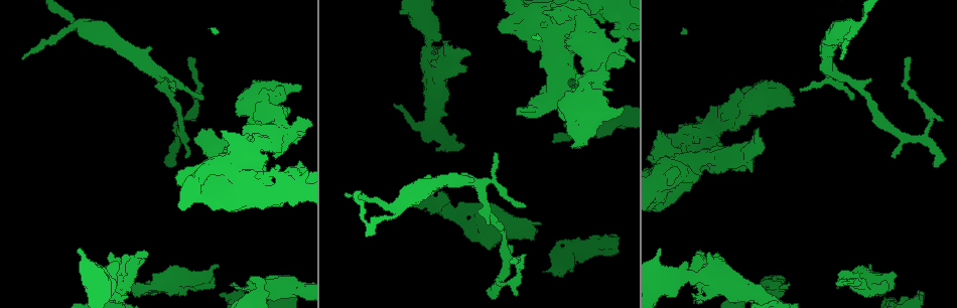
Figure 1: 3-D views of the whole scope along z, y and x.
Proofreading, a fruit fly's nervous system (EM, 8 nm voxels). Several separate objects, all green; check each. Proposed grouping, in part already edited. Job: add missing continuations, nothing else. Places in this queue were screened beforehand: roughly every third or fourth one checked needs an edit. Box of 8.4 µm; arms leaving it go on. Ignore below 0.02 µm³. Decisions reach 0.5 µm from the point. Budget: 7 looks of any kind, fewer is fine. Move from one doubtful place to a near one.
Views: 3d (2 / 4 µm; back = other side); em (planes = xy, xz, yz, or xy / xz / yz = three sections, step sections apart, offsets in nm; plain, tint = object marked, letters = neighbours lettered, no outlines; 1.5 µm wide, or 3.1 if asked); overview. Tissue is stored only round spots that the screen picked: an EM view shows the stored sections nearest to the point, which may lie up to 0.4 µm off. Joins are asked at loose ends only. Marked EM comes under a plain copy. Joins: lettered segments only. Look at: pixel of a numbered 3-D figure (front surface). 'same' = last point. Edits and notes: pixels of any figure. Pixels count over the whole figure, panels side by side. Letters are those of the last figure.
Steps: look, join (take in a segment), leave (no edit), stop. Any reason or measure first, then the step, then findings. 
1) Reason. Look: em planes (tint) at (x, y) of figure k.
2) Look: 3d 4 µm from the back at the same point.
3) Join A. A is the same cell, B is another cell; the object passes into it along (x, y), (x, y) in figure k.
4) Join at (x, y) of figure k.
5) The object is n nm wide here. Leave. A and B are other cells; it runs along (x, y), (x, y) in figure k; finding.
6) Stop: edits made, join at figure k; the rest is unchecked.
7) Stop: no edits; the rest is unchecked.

Thick end. Look: em planes (tint) at (601, 62) of figure 1.

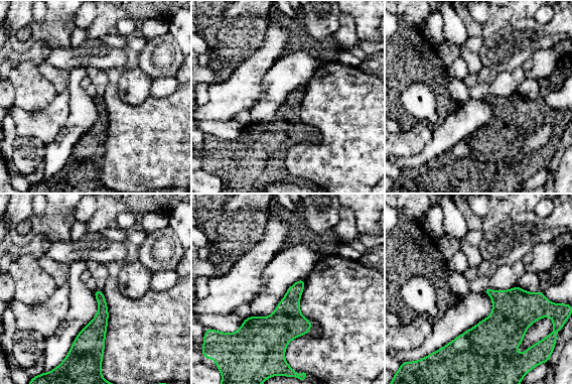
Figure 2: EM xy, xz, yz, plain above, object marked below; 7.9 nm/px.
Look: em planes (letters) at the same point.

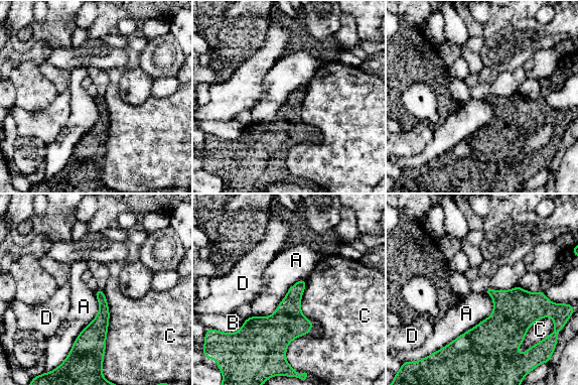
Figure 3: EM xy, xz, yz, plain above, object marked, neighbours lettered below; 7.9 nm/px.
Leave. A, B, C and D are other cells; a border runs along (486, 291), (492, 312), (442, 348) in figure 3; none of them fits.

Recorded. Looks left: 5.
An open end. Look: 3d 4 µm at (187, 156) of figure 1.

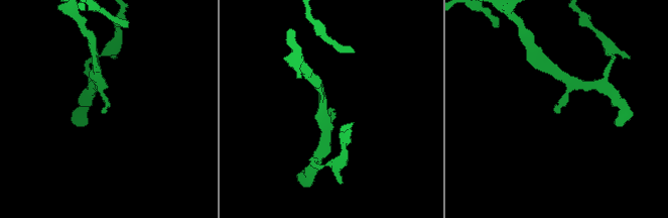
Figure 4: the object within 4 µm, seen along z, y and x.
Look: em xy step 4 (tint) at (333, 108) of figure 4.

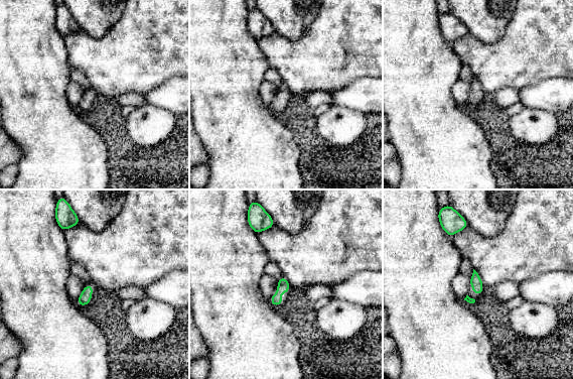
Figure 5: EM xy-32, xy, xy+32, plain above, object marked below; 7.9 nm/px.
Cut it another way. Look: em planes (letters) at the same point.

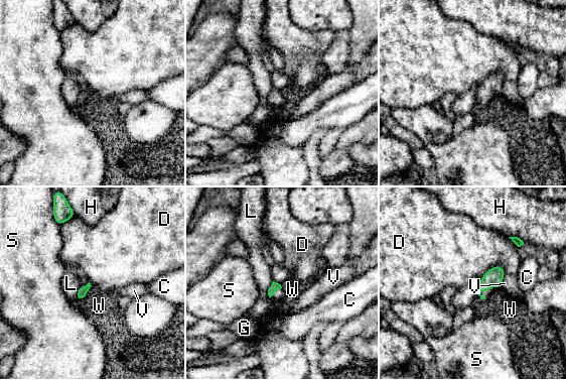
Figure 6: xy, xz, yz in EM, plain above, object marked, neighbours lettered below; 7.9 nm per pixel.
Leave. C, D, G, H, L, S, V and W are other cells; a border runs along (506, 272), (494, 265), (480, 277) in figure 6; none of them fits.

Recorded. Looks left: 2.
An open end. Look: em planes (letters) at (189, 57) of figure 1.

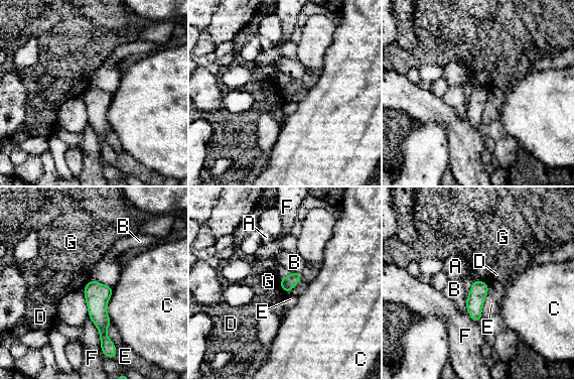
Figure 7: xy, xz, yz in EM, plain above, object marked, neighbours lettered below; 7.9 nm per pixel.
The object is 110 nm wide here. Leave. A, B, C, D, E, F and G are other cells; a border runs along (279, 279), (280, 286), (284, 291) in figure 7; no lettered segment goes on from it.

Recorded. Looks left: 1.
Stop: no edits; the rest is unchecked.

